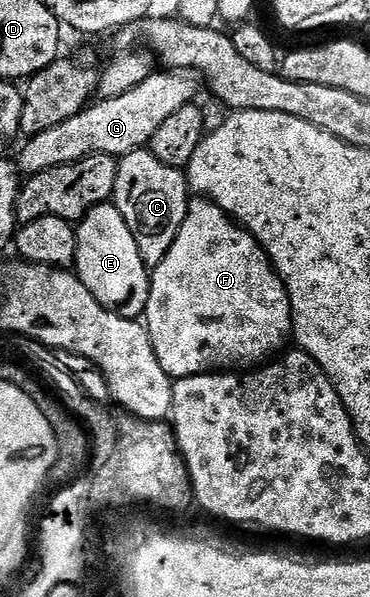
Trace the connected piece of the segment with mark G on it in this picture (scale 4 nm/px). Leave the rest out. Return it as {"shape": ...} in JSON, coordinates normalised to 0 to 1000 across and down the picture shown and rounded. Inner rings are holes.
{"shape":[[[422,119],[403,132],[392,132],[392,139],[359,146],[359,152],[338,152],[338,159],[316,159],[316,166],[259,168],[208,193],[197,193],[197,199],[176,199],[154,206],[154,213],[132,213],[122,219],[92,224],[76,235],[84,238],[51,256],[49,281],[65,291],[92,293],[157,276],[184,276],[214,270],[222,263],[246,263],[254,256],[330,260],[405,245],[414,219],[424,219],[424,213],[435,213],[435,206],[446,206],[457,193],[489,186],[489,179],[519,174],[530,168],[527,154],[538,149],[535,141],[541,142],[541,137],[524,127],[495,119]]]}

